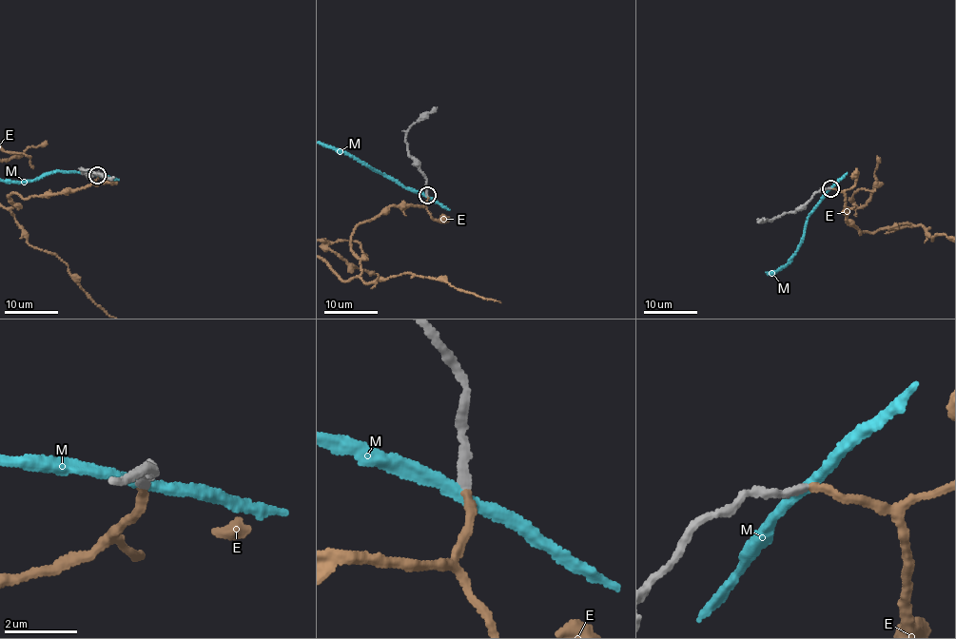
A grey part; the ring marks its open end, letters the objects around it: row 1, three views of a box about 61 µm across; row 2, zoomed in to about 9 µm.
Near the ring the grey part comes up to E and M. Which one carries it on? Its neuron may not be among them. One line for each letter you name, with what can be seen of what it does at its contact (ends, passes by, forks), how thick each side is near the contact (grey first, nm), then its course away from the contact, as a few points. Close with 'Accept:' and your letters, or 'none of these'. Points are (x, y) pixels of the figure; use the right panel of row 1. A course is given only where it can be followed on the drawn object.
E: it ends; calibres 240 and 200 nm
Accept: E

